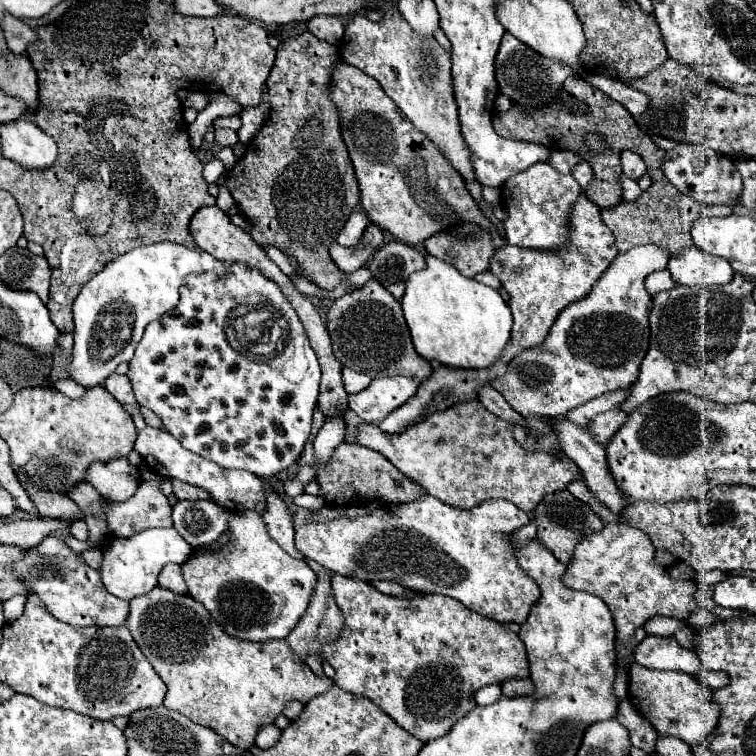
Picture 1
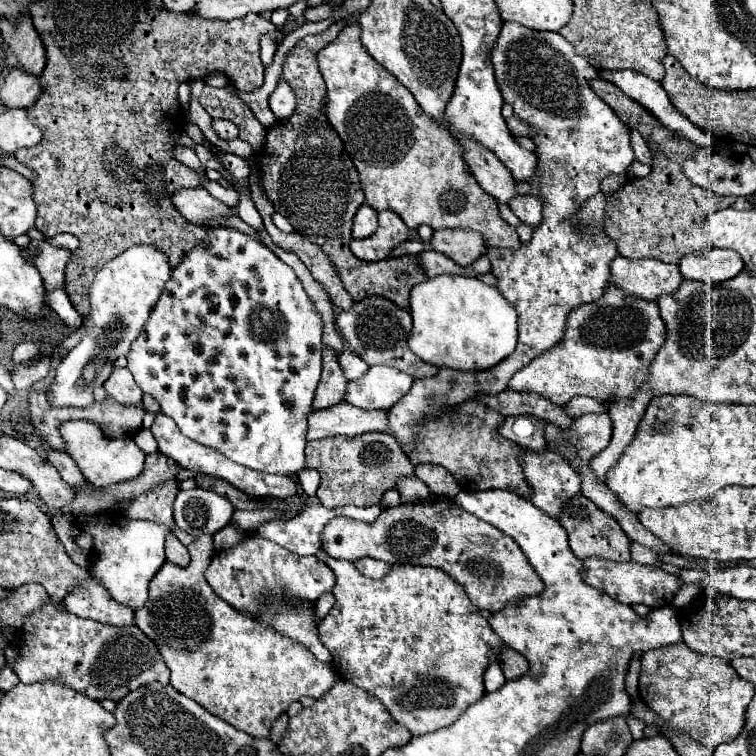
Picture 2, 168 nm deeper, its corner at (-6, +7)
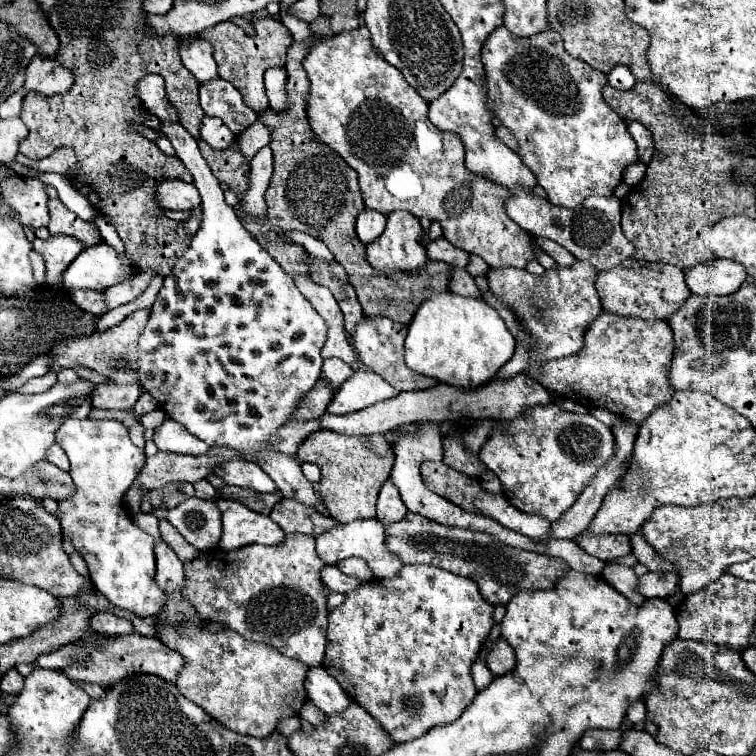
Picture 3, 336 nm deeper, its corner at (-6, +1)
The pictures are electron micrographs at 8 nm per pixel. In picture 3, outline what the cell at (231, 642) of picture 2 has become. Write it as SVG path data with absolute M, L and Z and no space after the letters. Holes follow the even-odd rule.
M135 514L133 522L155 536L155 556L157 556L157 586L165 592L165 606L155 616L157 618L157 638L163 644L169 644L171 650L181 652L185 666L177 676L177 690L201 706L211 718L231 728L233 732L267 738L279 720L297 716L301 706L307 702L305 678L307 666L301 660L289 660L277 648L271 648L261 642L251 642L221 628L211 632L205 628L205 620L195 612L193 604L183 598L181 588L187 582L185 570L177 554L159 538L159 520L151 514Z

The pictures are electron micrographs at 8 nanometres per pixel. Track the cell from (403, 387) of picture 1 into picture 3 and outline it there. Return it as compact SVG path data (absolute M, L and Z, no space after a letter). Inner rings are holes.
M357 370L341 388L335 392L327 412L329 414L351 414L373 406L381 400L399 396L399 390L387 384L379 374L371 370Z

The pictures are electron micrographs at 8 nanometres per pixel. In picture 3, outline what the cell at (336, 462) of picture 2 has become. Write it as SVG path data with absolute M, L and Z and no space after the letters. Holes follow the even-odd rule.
M319 430L303 442L297 456L301 462L311 462L321 468L319 496L331 518L341 524L357 518L375 518L379 488L385 484L395 464L393 450L383 434L347 436L331 430Z

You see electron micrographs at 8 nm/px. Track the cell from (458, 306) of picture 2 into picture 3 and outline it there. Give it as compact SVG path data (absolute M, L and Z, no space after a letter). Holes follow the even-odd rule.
M451 290L429 296L421 308L415 312L413 322L409 324L409 334L405 338L405 362L411 370L441 380L459 388L475 388L487 384L495 378L499 368L511 360L515 352L515 338L507 330L507 324L495 308L491 308L483 298L469 298L453 294Z

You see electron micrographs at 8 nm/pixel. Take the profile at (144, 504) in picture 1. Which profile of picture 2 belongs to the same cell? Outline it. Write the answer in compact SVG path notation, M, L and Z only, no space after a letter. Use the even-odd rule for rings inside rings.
M177 480L163 482L155 490L149 490L147 494L135 498L131 508L125 512L125 516L131 518L131 520L143 518L143 520L165 524L173 530L179 541L187 547L195 538L181 530L174 522L173 500L175 500L177 492L179 492L177 490Z

